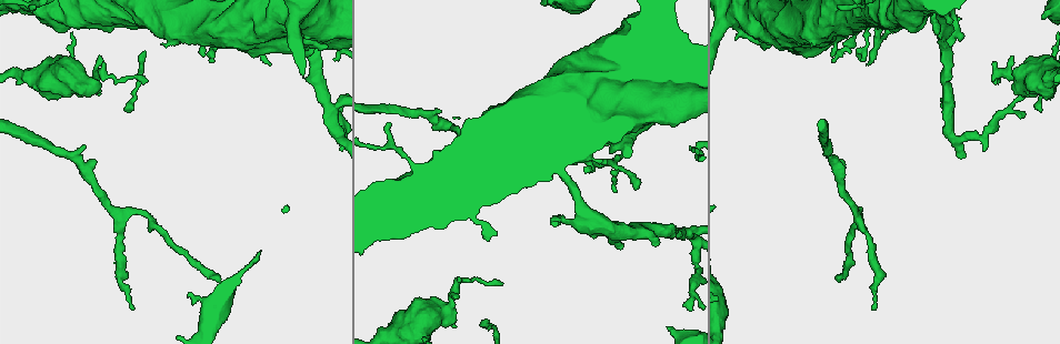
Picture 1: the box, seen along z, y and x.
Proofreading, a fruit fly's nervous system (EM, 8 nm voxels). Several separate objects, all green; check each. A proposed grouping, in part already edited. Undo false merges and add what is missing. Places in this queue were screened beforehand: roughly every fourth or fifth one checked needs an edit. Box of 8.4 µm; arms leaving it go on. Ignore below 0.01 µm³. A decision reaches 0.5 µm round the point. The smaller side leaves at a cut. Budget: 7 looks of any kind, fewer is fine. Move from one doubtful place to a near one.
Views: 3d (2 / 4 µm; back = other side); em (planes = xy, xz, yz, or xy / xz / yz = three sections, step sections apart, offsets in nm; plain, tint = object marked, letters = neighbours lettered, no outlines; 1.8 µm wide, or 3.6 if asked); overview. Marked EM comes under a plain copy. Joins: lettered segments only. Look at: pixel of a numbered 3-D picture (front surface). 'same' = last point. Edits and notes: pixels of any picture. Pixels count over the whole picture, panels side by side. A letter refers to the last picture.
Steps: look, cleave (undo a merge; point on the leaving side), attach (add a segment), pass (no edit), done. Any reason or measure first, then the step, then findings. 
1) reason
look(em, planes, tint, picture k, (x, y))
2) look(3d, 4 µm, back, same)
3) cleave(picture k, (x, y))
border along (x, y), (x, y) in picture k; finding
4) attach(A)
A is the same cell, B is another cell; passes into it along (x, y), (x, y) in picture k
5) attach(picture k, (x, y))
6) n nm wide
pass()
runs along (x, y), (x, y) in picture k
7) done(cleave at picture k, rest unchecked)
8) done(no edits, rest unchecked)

tapers out
look(3d, 4 µm, picture 1, (220, 279))

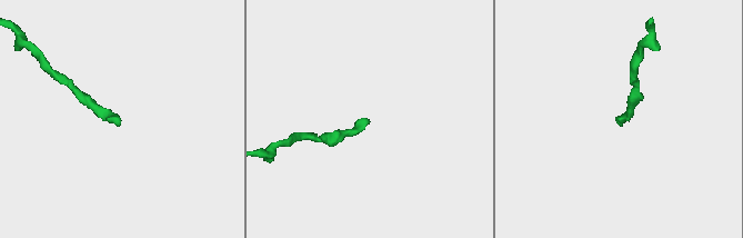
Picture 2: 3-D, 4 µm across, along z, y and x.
look(em, 3.6 µm, planes, tint, picture 2, (619, 125))

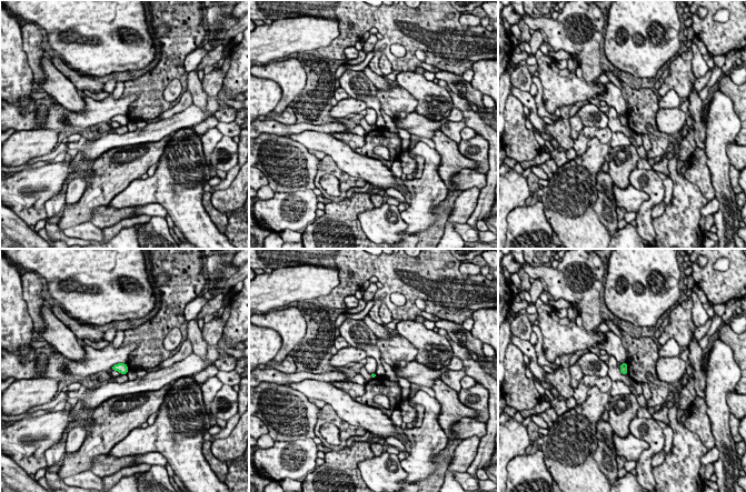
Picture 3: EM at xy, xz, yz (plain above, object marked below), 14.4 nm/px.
look(em, 3.6 µm, planes, letters, same)

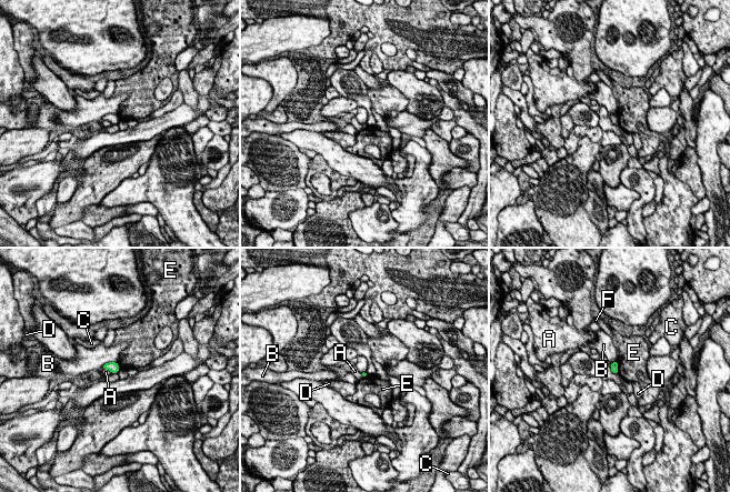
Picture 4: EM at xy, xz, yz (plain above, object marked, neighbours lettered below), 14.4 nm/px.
pass()
A, B, C, D, E and F are other cells; border along (103, 368), (112, 372) in picture 4; no lettered segment goes on from it

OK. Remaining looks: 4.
branch point
look(em, planes, letters, picture 1, (856, 216))

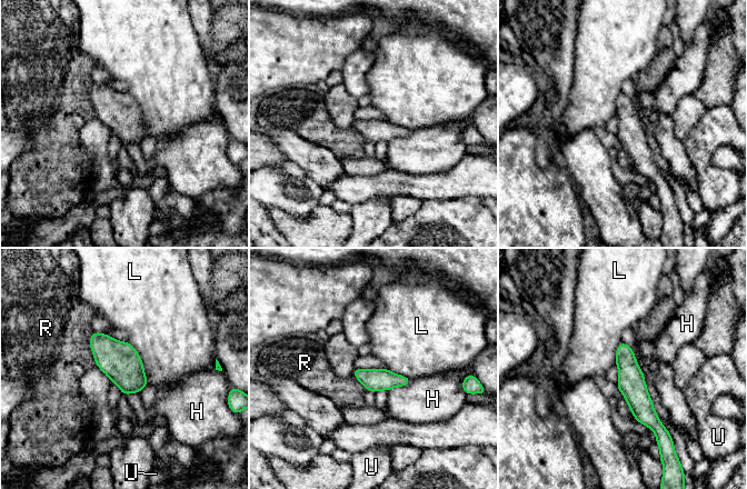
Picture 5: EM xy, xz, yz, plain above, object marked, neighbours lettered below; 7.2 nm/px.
pass()
H, L, R and U are other cells; all the same cell

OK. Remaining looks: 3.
branch stops here
look(em, planes, letters, picture 1, (456, 297))

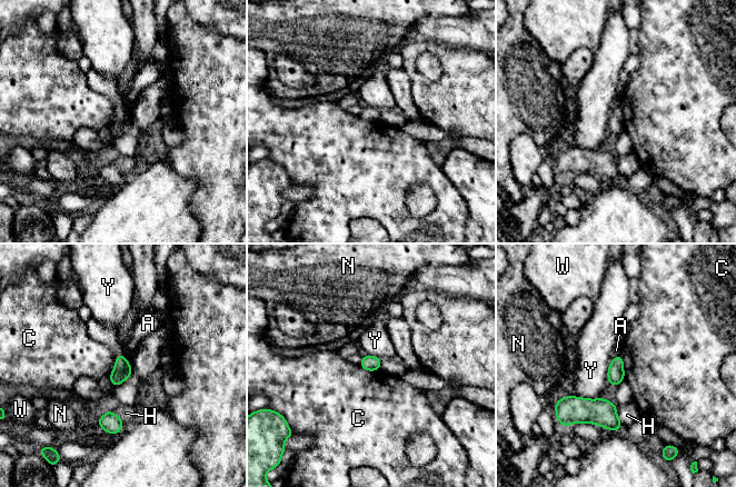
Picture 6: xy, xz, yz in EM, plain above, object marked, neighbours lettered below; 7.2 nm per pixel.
110 nm wide
pass()
A, C, H, N, W and Y are other cells; border along (622, 355), (625, 378) in picture 6; none of them fits

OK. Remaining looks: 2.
done(no edits, rest unchecked)

